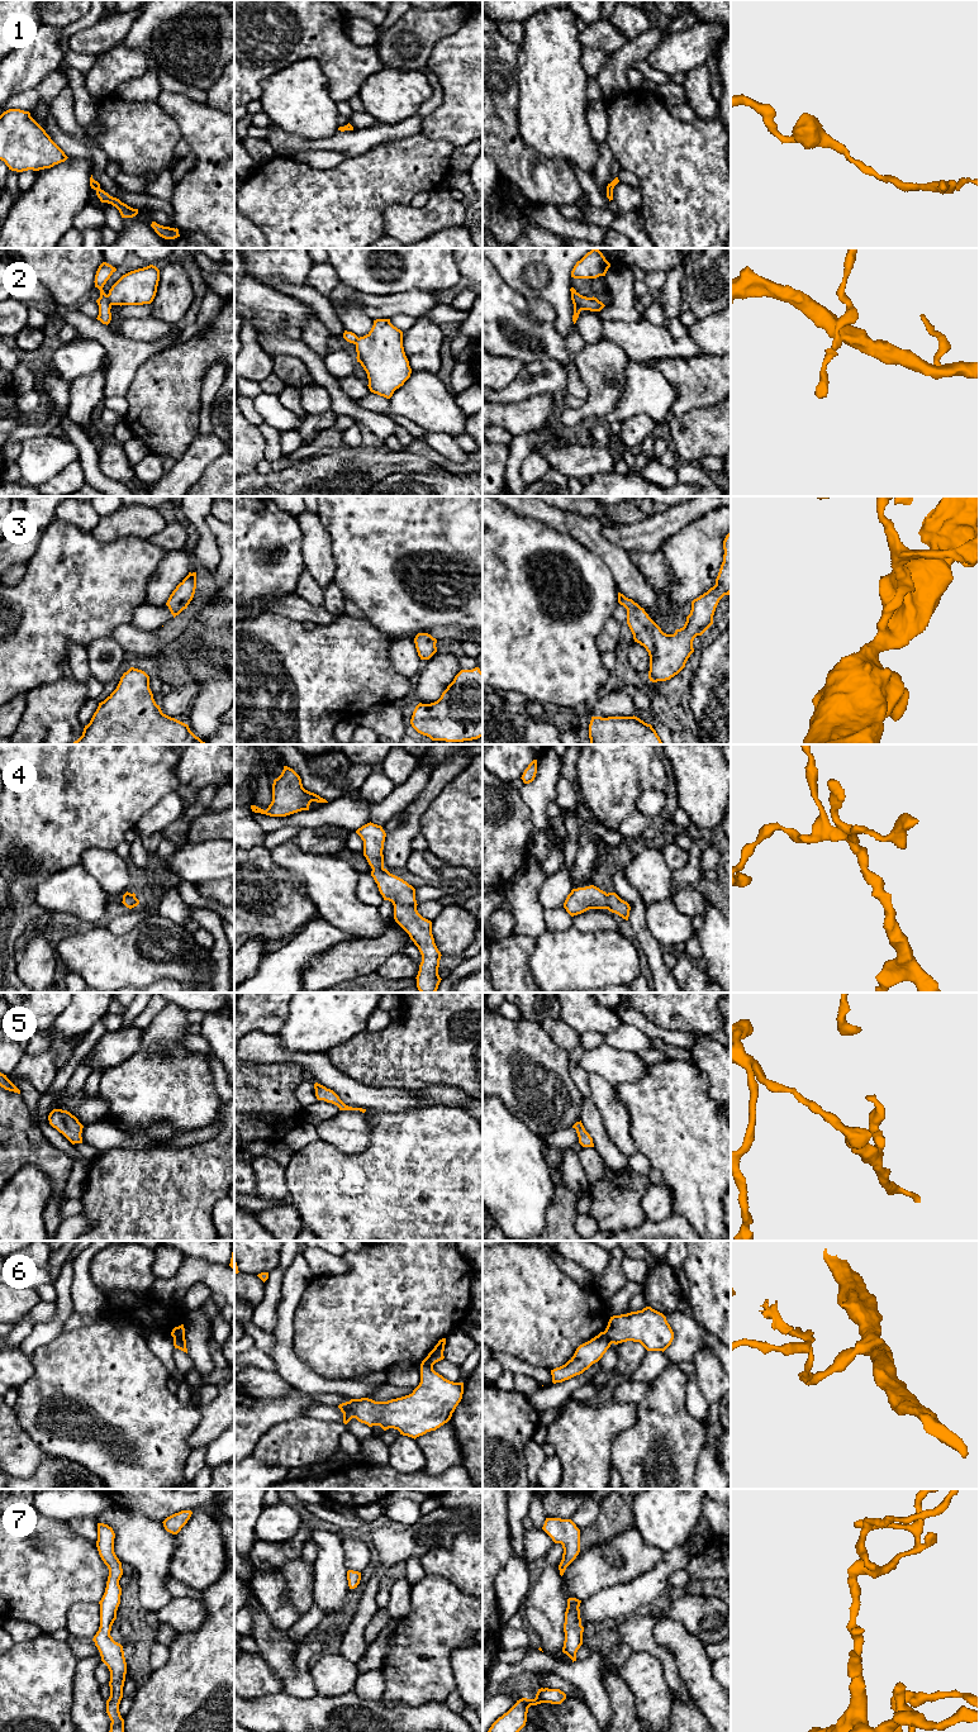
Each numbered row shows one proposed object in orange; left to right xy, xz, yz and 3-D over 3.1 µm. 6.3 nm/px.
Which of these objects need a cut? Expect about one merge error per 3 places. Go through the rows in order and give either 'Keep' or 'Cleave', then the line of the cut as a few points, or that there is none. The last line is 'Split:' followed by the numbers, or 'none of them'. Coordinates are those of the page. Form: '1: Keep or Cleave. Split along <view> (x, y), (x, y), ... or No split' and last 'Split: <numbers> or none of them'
1: Keep. No split
2: Cleave. Split along yz (571, 295), (583, 309)
3: Keep. No split
4: Keep. No split
5: Keep. No split
6: Cleave. Split along yz (604, 1331), (611, 1343)
7: Keep. No split
Split: 2, 6

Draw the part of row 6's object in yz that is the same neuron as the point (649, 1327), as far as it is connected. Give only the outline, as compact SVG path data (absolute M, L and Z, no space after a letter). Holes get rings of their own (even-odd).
M646 1307L642 1310L610 1317L605 1328L610 1343L640 1342L647 1351L665 1351L674 1340L666 1317Z

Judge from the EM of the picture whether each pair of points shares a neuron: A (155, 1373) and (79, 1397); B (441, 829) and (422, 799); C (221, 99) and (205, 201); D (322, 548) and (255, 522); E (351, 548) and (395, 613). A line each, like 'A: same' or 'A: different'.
A: same
B: different
C: different
D: different
E: same

